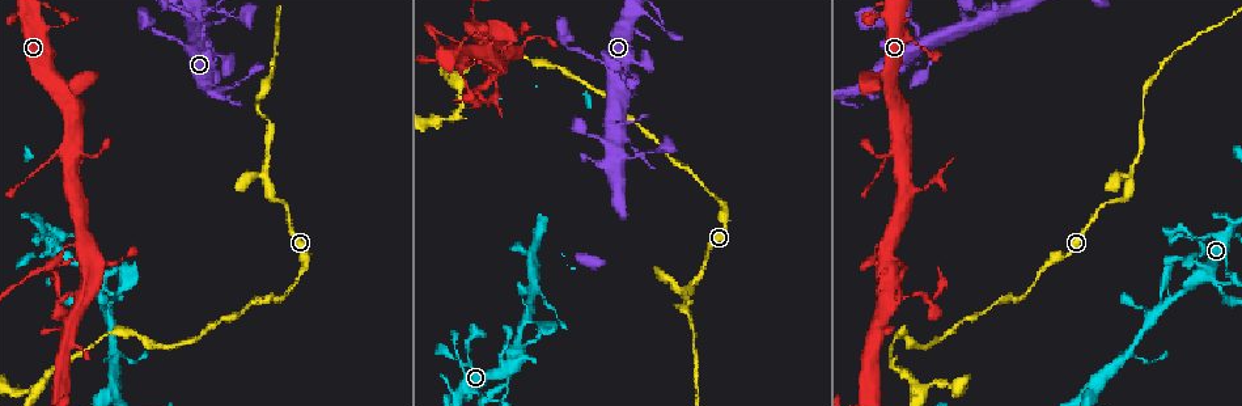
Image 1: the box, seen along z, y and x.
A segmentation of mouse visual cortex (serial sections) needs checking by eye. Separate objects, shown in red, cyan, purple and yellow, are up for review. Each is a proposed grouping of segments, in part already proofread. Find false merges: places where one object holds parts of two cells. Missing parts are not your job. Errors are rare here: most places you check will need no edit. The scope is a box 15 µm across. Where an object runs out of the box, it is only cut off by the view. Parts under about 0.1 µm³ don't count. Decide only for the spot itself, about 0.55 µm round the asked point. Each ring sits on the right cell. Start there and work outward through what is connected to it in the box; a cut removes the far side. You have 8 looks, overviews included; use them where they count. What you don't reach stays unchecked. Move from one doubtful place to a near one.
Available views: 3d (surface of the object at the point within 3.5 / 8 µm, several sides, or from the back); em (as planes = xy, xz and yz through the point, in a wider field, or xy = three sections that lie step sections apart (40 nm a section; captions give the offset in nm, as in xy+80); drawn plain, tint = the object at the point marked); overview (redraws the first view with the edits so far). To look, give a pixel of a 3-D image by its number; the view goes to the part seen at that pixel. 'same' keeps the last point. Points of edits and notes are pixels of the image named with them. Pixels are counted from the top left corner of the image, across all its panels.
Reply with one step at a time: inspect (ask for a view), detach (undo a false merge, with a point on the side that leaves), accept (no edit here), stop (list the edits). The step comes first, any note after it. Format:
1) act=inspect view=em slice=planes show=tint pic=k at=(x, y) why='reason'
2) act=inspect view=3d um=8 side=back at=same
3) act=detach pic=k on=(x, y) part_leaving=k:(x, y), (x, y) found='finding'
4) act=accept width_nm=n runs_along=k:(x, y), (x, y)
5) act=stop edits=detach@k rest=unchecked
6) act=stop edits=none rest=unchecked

act=inspect view=3d um=8 pic=1 at=(66, 264) why='thick turns thin'

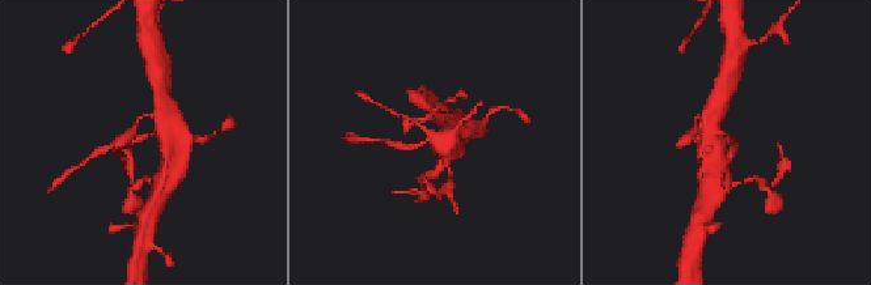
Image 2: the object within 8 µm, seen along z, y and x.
act=inspect view=em slice=planes show=tint pic=2 at=(728, 136) arm_widths_nm=150,500

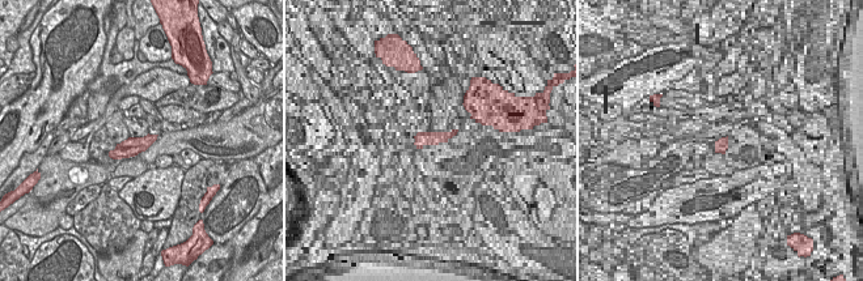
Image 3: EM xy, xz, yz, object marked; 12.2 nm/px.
act=accept runs_along=2:(166, 122), (166, 132), (108, 147) found='continuous, no second cell'

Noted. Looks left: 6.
act=inspect view=3d um=3.5 pic=1 at=(457, 76) why='looks like a crossing'

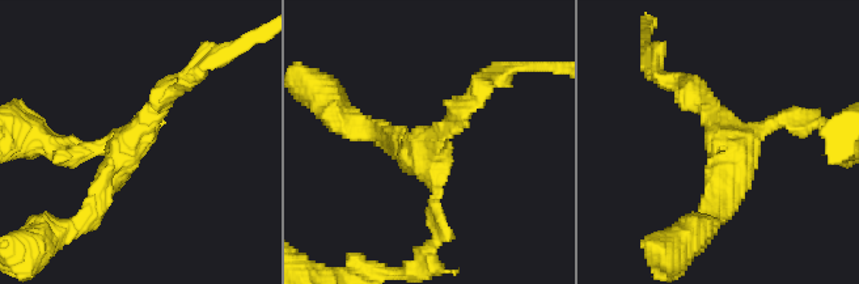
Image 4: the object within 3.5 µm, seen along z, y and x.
act=inspect view=em slice=xy step=2 show=tint pic=4 at=(143, 130) arms=4 arm_widths_nm=150,200,250,250

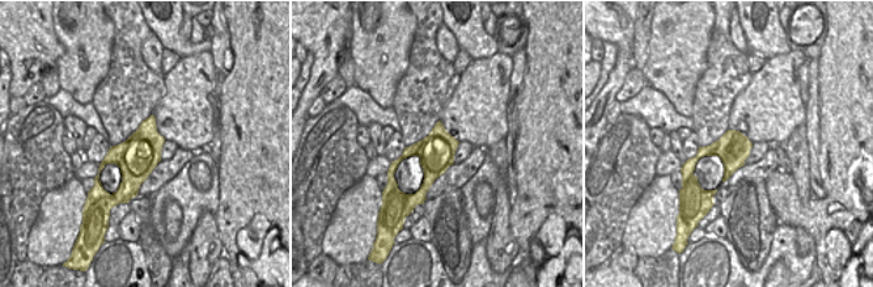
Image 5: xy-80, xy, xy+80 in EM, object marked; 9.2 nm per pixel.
act=accept runs_along=4:(481, 87), (436, 140), (436, 217) found='one cell here'

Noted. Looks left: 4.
act=inspect view=3d um=3.5 pic=1 at=(521, 325) why='a fork'

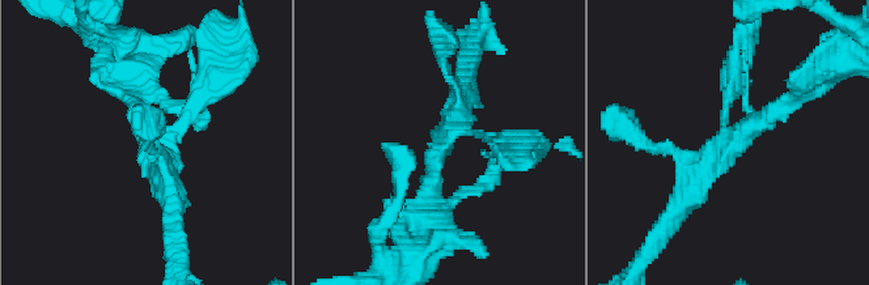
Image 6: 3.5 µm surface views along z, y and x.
act=inspect view=em slice=planes show=tint pic=6 at=(735, 140) why='shape alone is not enough'

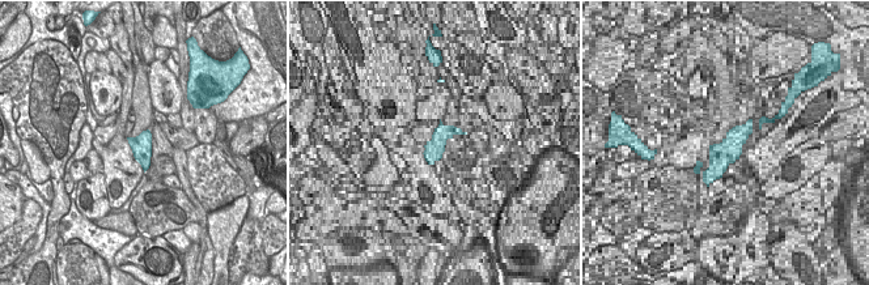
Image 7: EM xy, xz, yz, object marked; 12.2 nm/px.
act=accept arms=3 arm_widths_nm=150,250,300 runs_along=6:(801, 93), (717, 149), (683, 201) found='continuous, no second cell'

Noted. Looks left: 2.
act=stop edits=none rest=unchecked

